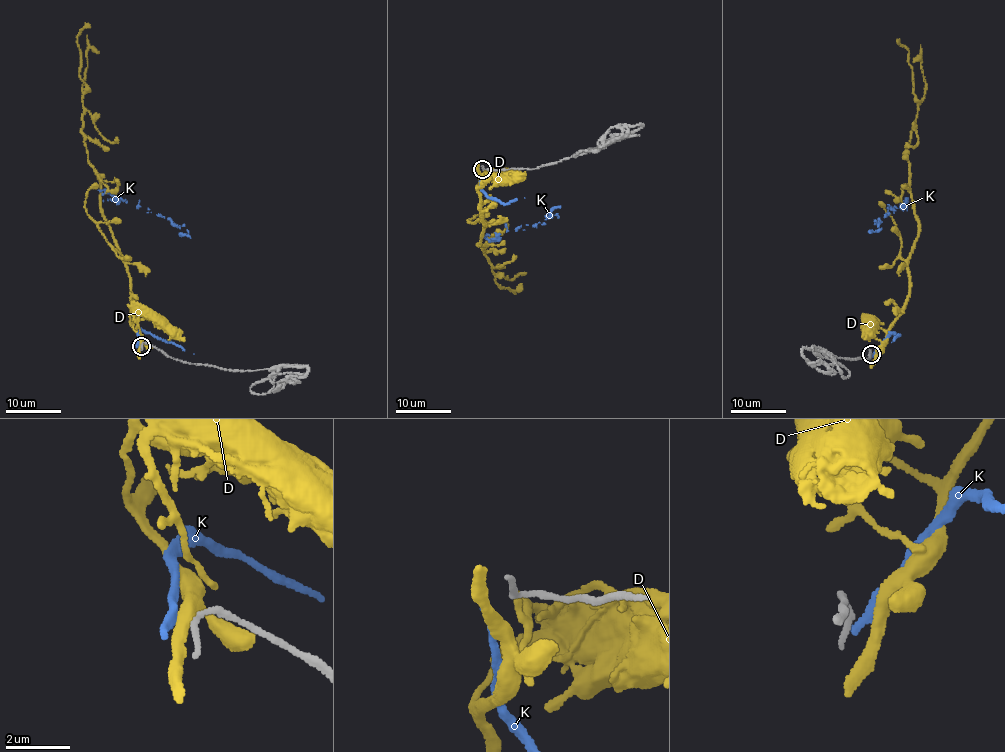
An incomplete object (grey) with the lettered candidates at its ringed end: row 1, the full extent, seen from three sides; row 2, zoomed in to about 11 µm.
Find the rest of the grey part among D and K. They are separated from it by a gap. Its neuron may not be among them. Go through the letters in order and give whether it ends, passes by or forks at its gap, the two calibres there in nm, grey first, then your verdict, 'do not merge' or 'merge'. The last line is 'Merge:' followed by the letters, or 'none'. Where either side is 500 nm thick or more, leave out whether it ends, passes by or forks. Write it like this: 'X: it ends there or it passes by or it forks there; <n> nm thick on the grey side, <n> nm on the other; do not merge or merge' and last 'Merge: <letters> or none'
D: it passes by; 240 nm thick on the grey side, 380 nm on the other; do not merge
K: it ends there; 240 nm thick on the grey side, 240 nm on the other; merge
Merge: K

